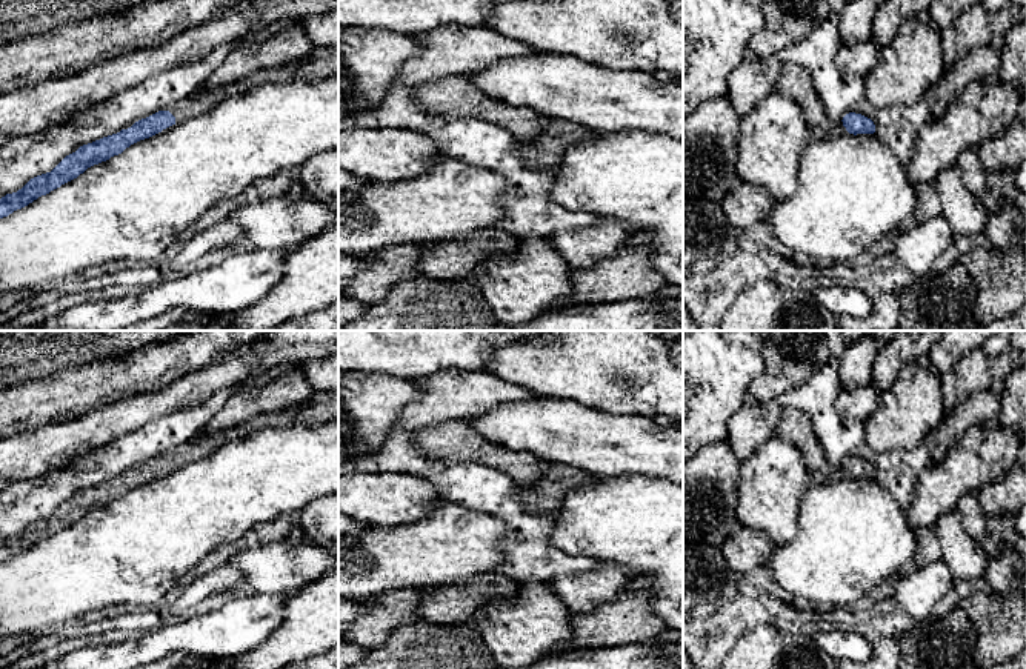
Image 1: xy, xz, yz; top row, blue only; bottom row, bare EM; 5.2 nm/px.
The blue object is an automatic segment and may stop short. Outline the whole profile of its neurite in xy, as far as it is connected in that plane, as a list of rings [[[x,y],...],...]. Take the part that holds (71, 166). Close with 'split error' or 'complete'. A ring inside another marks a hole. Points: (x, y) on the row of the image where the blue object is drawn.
[[[315,46],[306,57],[288,66],[266,68],[225,88],[198,91],[185,100],[126,126],[117,134],[80,146],[66,155],[51,172],[31,178],[22,189],[0,198],[0,218],[22,209],[42,195],[77,178],[88,168],[122,154],[131,145],[194,118],[222,102],[249,94],[268,83],[315,80],[338,75],[338,46]]]; split error

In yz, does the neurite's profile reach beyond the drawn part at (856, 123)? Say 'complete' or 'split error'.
split error

